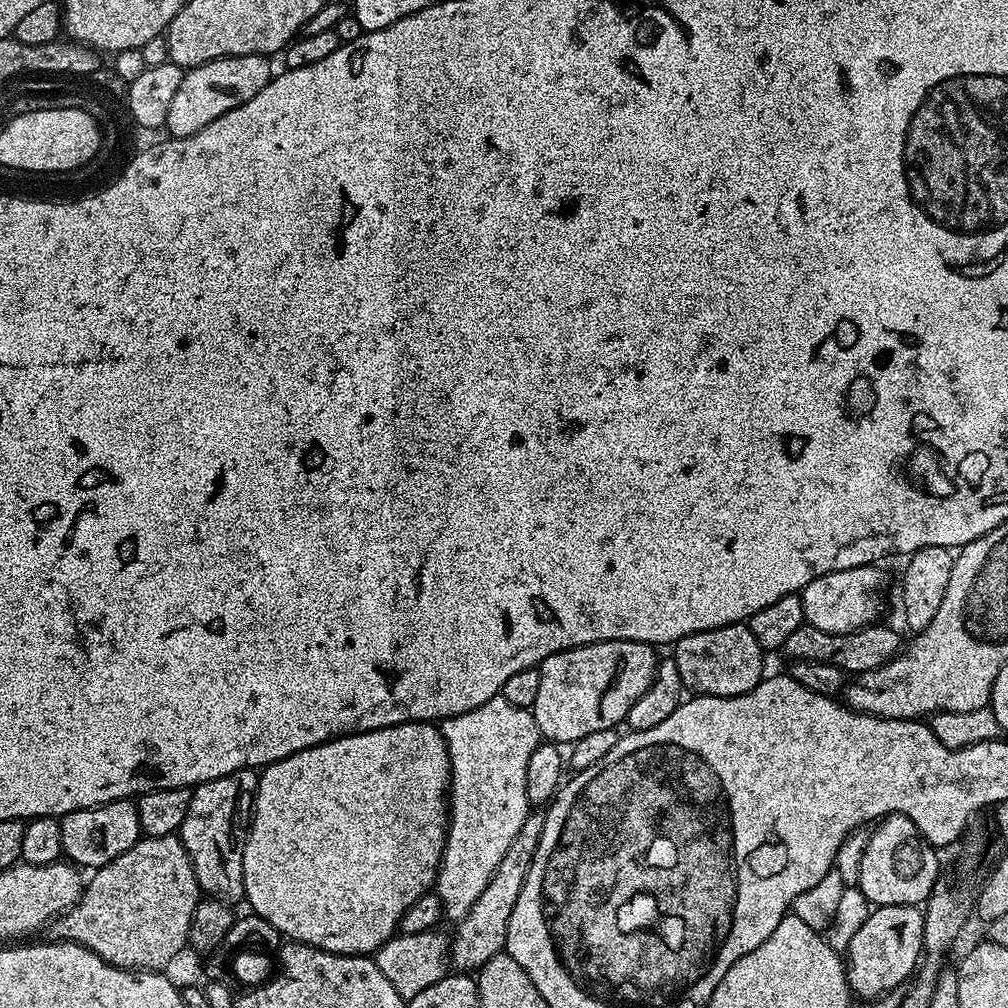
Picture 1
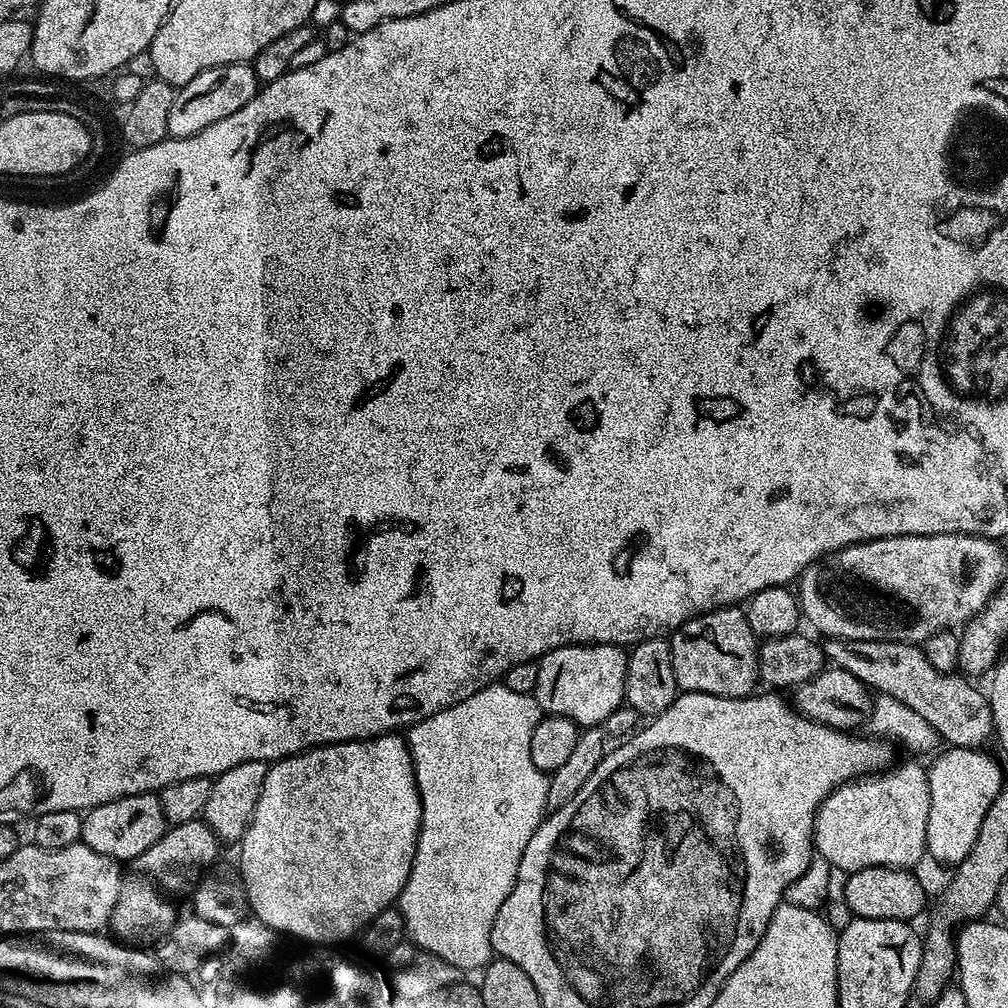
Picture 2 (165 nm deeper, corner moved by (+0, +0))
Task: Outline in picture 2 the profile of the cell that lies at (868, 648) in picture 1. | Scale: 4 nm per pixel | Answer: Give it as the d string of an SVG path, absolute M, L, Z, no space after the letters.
M828 638L822 644L824 655L835 667L854 674L873 693L898 698L898 702L910 706L914 714L922 714L930 726L941 738L945 745L954 748L978 748L983 749L984 743L994 736L994 725L992 722L992 705L989 697L984 696L971 684L968 679L960 674L949 674L939 672L926 658L923 647L920 644L907 644L904 640L842 640L839 638Z

